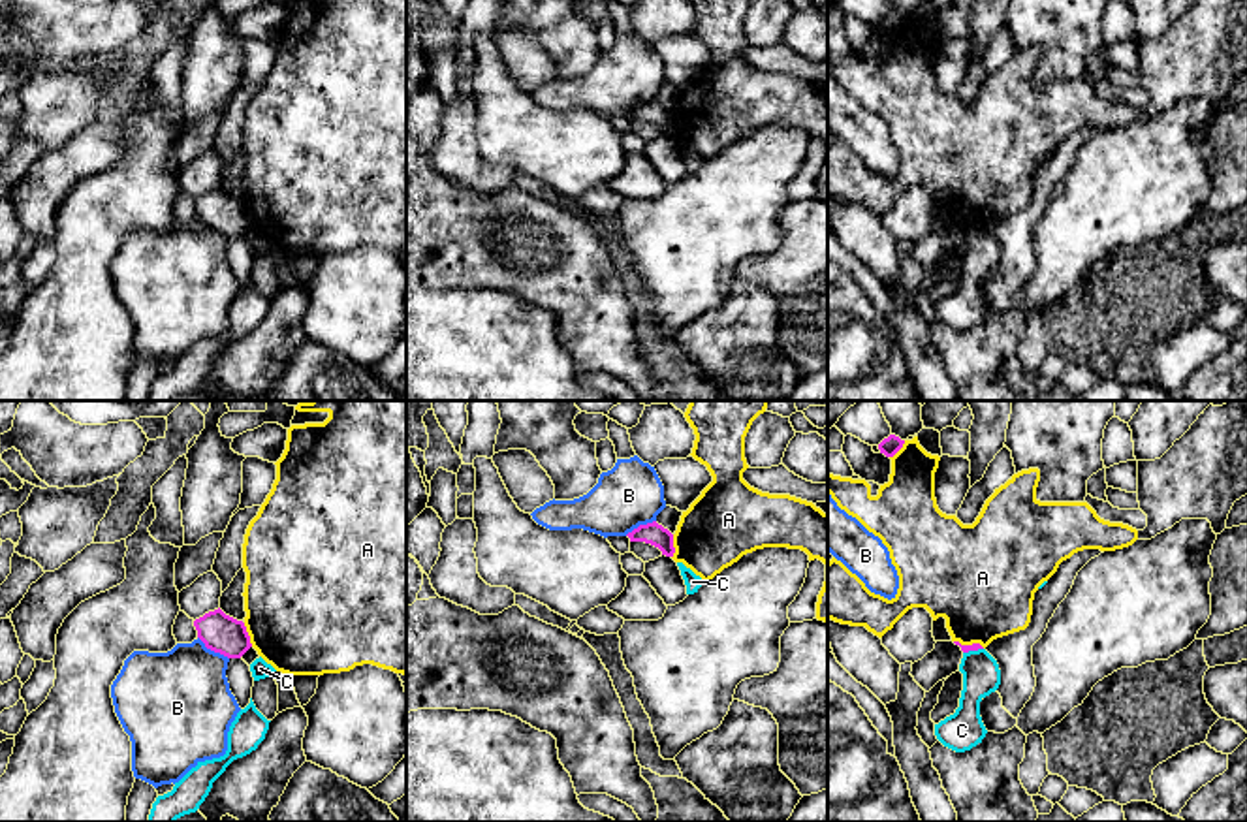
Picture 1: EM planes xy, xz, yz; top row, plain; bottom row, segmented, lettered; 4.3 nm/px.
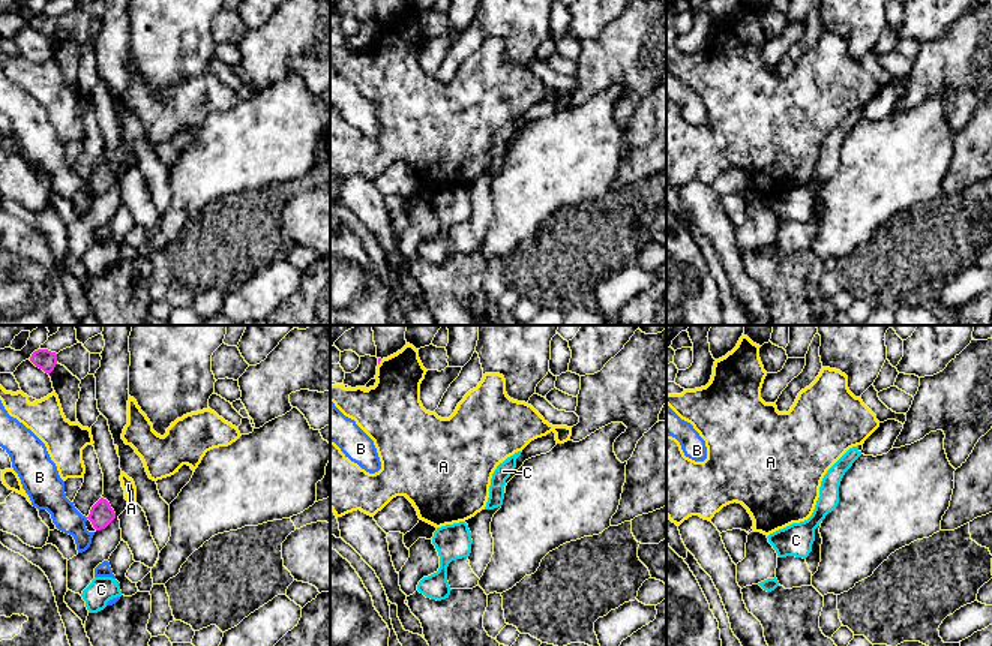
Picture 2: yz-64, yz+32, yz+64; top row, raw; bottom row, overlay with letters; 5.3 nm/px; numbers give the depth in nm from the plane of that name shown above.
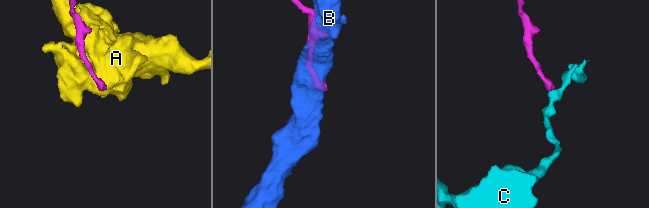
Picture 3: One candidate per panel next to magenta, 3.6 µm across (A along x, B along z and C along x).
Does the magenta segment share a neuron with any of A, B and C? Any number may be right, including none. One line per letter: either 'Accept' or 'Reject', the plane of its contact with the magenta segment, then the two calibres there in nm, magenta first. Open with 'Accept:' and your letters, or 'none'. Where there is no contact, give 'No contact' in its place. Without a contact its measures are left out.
Accept: none
A: Reject. Touches magenta in xy. Thickness 160 nm (magenta) against 480 nm
B: Reject. Touches magenta in xy. Thickness 160 nm (magenta) against 420 nm
C: Reject. Touches magenta in yz. Thickness 30 nm (magenta) against 160 nm

